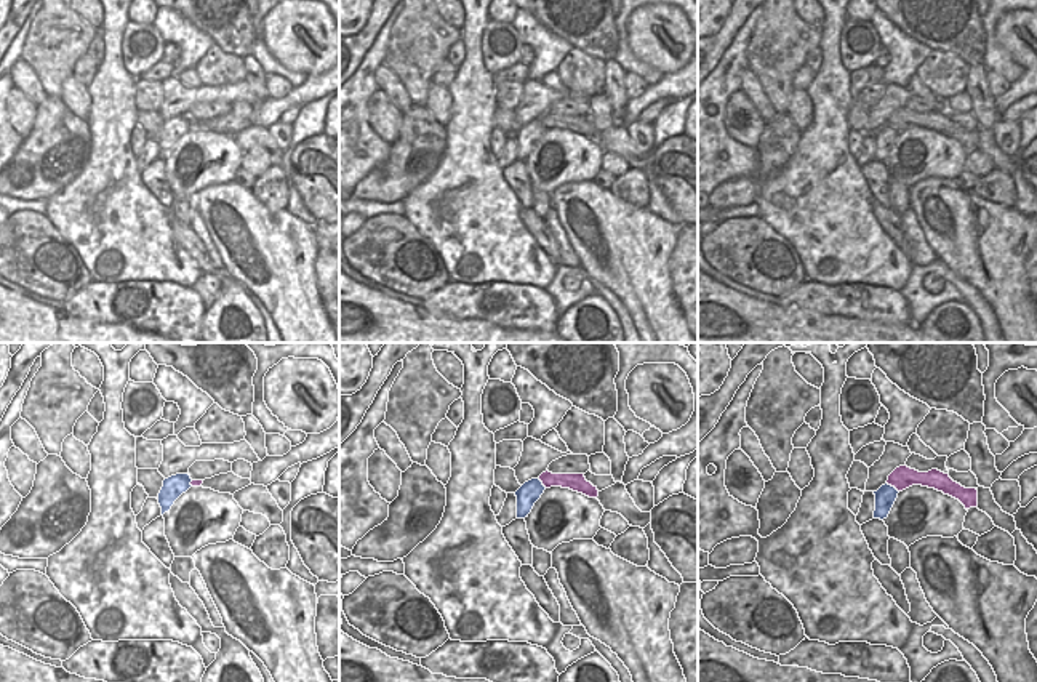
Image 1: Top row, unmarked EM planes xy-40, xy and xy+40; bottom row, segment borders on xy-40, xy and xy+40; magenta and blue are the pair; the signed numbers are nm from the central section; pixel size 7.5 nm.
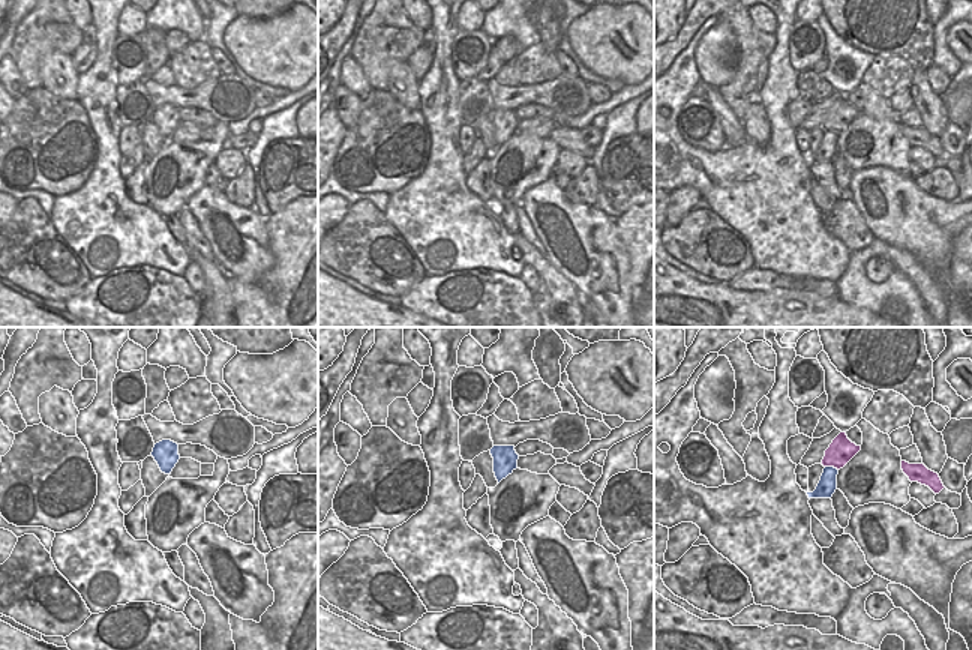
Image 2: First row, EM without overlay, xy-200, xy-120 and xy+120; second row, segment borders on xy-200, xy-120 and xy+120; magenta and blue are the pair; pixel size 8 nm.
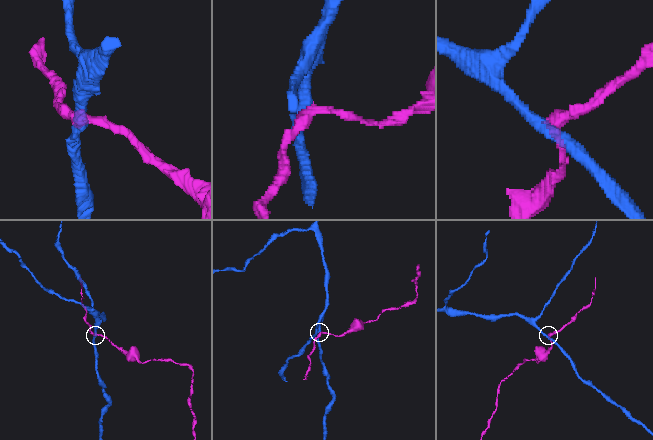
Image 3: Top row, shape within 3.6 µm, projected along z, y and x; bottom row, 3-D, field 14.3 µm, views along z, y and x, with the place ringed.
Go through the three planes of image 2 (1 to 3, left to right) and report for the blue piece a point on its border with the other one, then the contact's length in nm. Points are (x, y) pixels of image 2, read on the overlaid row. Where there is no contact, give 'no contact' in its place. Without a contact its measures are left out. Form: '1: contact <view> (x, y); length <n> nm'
1: no contact
2: no contact
3: contact xy+120 (831, 466); length 110 nm

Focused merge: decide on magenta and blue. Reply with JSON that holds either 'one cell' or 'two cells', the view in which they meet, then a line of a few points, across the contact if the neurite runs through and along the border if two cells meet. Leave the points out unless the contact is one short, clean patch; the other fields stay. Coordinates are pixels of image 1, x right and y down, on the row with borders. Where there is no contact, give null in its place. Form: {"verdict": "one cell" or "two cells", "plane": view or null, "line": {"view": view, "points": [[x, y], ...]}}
{"verdict": "two cells", "plane": "xy+40", "line": {"view": "xy+40", "points": [[887, 482], [898, 492]]}}

